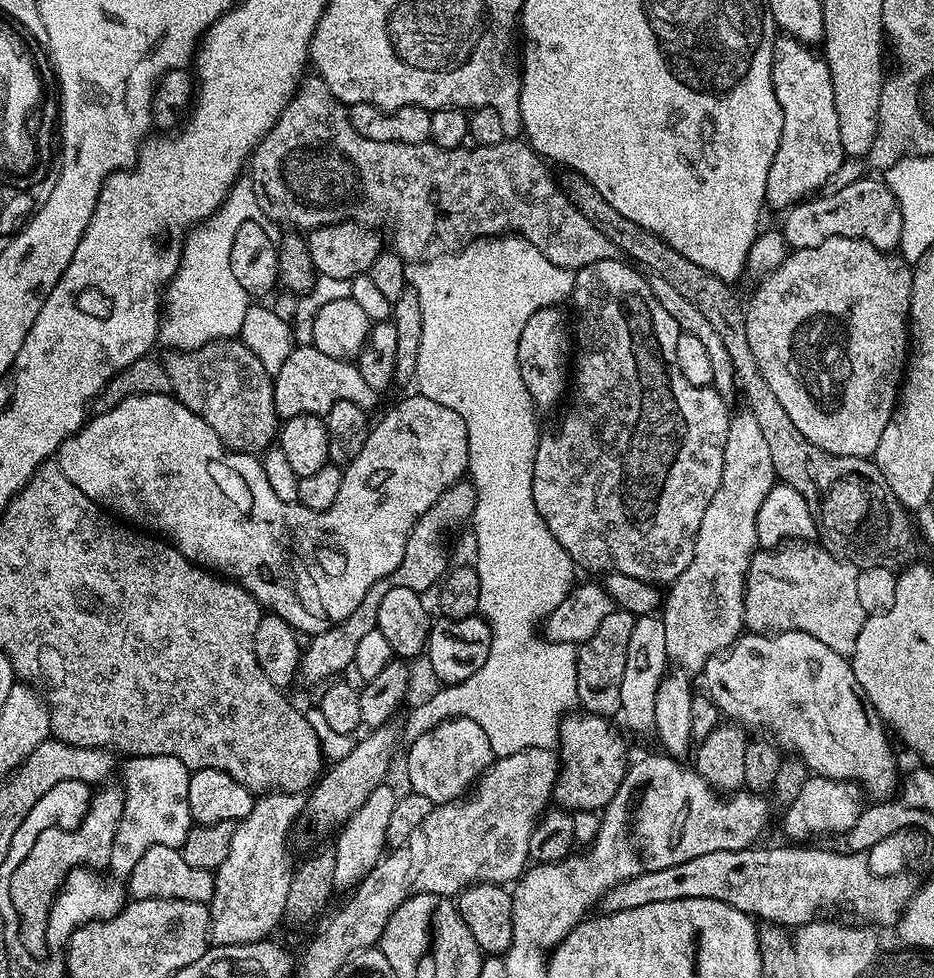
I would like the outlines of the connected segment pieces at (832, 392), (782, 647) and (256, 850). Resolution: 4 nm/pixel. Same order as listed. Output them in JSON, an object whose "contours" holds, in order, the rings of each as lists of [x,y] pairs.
{"contours":[[[[831,236],[818,246],[797,248],[789,251],[786,259],[759,281],[752,301],[747,301],[744,321],[746,322],[746,338],[750,338],[750,350],[754,350],[754,358],[758,358],[758,368],[762,370],[762,378],[766,378],[766,386],[774,390],[774,398],[782,402],[782,410],[794,422],[798,434],[806,438],[823,452],[832,456],[849,456],[850,458],[875,457],[876,447],[882,438],[882,430],[886,430],[886,422],[890,422],[892,412],[896,409],[896,401],[900,395],[900,386],[904,378],[904,369],[910,351],[910,294],[912,293],[913,269],[909,261],[899,255],[883,252],[870,242],[858,238],[842,238]]],[[[778,632],[775,634],[744,634],[740,639],[727,649],[726,654],[719,656],[711,656],[708,659],[702,673],[704,679],[703,691],[709,700],[716,704],[716,709],[720,711],[729,721],[735,722],[737,725],[743,726],[745,729],[761,728],[785,753],[795,754],[804,761],[809,773],[817,776],[825,776],[826,778],[834,778],[835,780],[847,780],[858,786],[859,791],[865,797],[869,796],[869,801],[883,802],[889,801],[898,792],[898,781],[896,782],[896,756],[888,749],[888,744],[884,741],[885,729],[879,723],[872,724],[873,717],[870,715],[869,709],[866,707],[866,700],[858,691],[856,679],[852,673],[851,663],[842,655],[834,650],[830,650],[830,646],[818,642],[818,638],[810,638],[810,634],[805,632]]],[[[265,793],[253,803],[246,819],[237,823],[226,861],[215,871],[215,892],[208,903],[209,933],[217,945],[246,945],[267,939],[278,922],[283,921],[286,897],[294,871],[294,862],[288,856],[288,838],[294,822],[299,814],[301,817],[305,806],[299,793]]]]}

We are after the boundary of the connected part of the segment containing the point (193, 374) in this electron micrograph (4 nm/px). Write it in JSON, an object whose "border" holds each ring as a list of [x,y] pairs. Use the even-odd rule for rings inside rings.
{"border":[[[240,338],[215,340],[193,352],[172,350],[167,354],[162,363],[170,374],[171,395],[205,420],[226,448],[260,454],[273,447],[282,423],[276,413],[274,380]]]}

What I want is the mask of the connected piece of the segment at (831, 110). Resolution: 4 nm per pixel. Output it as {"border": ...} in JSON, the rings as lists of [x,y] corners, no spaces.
{"border":[[[781,35],[774,45],[772,81],[778,106],[782,106],[782,138],[770,174],[766,174],[765,205],[787,210],[801,200],[819,193],[831,176],[844,165],[842,138],[838,138],[838,110],[834,106],[834,86],[828,63],[819,51]]]}

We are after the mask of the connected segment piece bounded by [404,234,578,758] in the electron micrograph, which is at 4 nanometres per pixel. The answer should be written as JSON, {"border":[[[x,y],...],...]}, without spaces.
{"border":[[[515,234],[489,236],[473,240],[465,243],[461,248],[464,249],[461,252],[454,253],[453,256],[434,257],[429,262],[428,269],[425,272],[420,272],[417,276],[415,273],[414,290],[418,294],[420,305],[422,306],[422,347],[418,349],[418,366],[416,367],[414,384],[420,387],[417,388],[419,395],[430,398],[430,402],[438,402],[438,406],[446,406],[446,410],[454,410],[454,414],[458,414],[462,418],[462,422],[466,422],[466,430],[468,431],[467,475],[476,488],[476,509],[472,512],[470,528],[476,531],[476,560],[474,559],[474,567],[480,583],[479,615],[483,616],[490,626],[492,645],[486,662],[482,662],[482,670],[470,674],[470,678],[466,678],[466,682],[437,687],[437,692],[425,704],[418,705],[409,714],[408,725],[405,726],[404,732],[408,735],[407,739],[409,741],[414,741],[422,738],[422,734],[434,730],[442,722],[456,720],[457,718],[470,718],[470,722],[478,722],[478,726],[482,726],[482,730],[486,730],[486,738],[490,738],[492,755],[499,758],[510,754],[518,754],[527,748],[552,748],[559,741],[562,721],[578,704],[577,649],[573,645],[557,644],[538,635],[538,629],[547,620],[548,615],[562,602],[562,598],[566,598],[568,593],[572,591],[574,581],[577,579],[575,576],[576,572],[578,573],[578,568],[577,565],[573,564],[570,554],[566,554],[566,550],[558,542],[558,538],[554,538],[554,534],[550,534],[550,530],[534,502],[534,494],[532,493],[532,487],[534,486],[534,454],[542,432],[541,429],[536,429],[538,409],[532,403],[530,390],[526,390],[526,382],[522,382],[522,374],[518,370],[518,338],[522,334],[522,326],[526,326],[526,322],[530,322],[530,318],[538,310],[563,305],[563,300],[565,303],[572,295],[572,287],[576,277],[573,269],[559,268],[554,262],[550,262],[544,257],[538,250],[538,246],[534,246],[526,238]]]}

